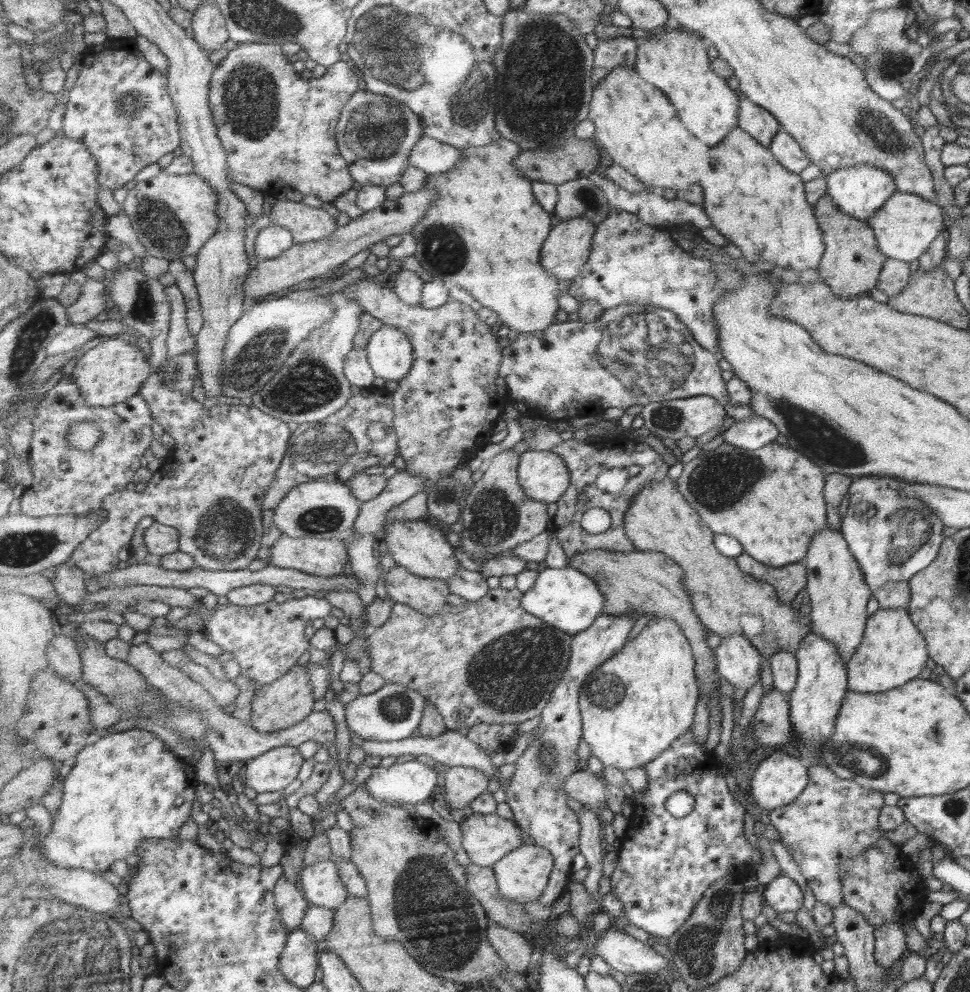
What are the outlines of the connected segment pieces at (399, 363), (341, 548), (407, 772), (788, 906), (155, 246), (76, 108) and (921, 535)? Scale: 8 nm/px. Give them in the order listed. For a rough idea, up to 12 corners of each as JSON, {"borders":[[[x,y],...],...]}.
{"borders":[[[383,325],[366,349],[375,377],[398,382],[413,368],[414,345]],[[287,535],[273,545],[275,566],[344,575],[347,541]],[[416,762],[375,767],[366,789],[405,804],[434,799],[437,772]],[[777,875],[762,892],[775,912],[802,907],[802,893],[791,878]],[[197,174],[138,181],[123,204],[151,256],[197,256],[220,227]],[[136,39],[87,47],[62,131],[111,191],[183,144]],[[895,477],[851,478],[840,535],[871,591],[936,557],[944,524]]]}

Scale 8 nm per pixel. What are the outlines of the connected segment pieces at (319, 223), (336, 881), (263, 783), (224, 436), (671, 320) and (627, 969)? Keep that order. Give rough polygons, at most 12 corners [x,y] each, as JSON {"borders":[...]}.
{"borders":[[[291,202],[272,206],[275,225],[297,243],[332,235],[337,220],[321,208]],[[330,858],[303,865],[311,904],[338,909],[350,896]],[[273,748],[246,765],[246,789],[282,791],[306,760]],[[150,375],[174,439],[143,491],[103,498],[71,562],[117,569],[143,516],[200,567],[258,558],[287,421]],[[671,309],[520,333],[499,376],[547,423],[701,395],[718,359]],[[615,927],[598,938],[593,955],[626,976],[659,974],[669,960]]]}

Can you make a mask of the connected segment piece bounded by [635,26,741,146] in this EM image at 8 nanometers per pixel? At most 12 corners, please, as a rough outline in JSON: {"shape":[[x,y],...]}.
{"shape":[[695,32],[636,39],[636,71],[671,96],[683,124],[722,143],[737,90]]}

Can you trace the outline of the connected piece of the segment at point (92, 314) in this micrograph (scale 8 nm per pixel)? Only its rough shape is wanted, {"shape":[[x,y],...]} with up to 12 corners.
{"shape":[[86,278],[81,296],[68,306],[70,323],[85,325],[105,308],[105,284]]}

